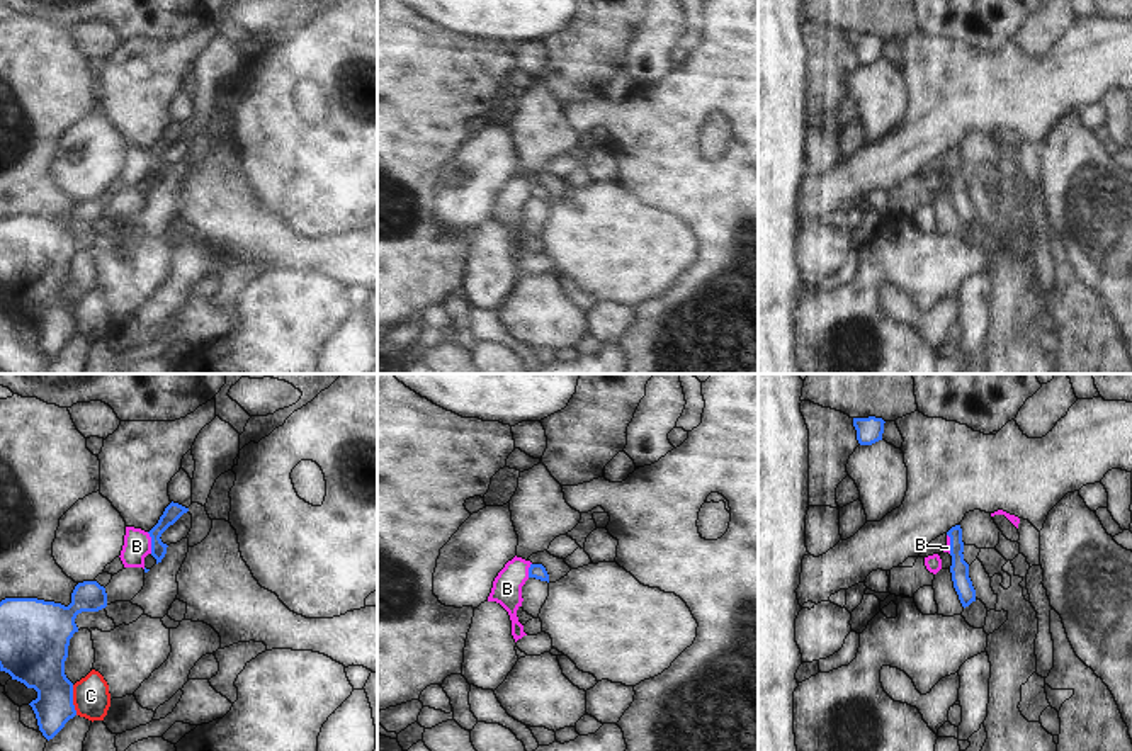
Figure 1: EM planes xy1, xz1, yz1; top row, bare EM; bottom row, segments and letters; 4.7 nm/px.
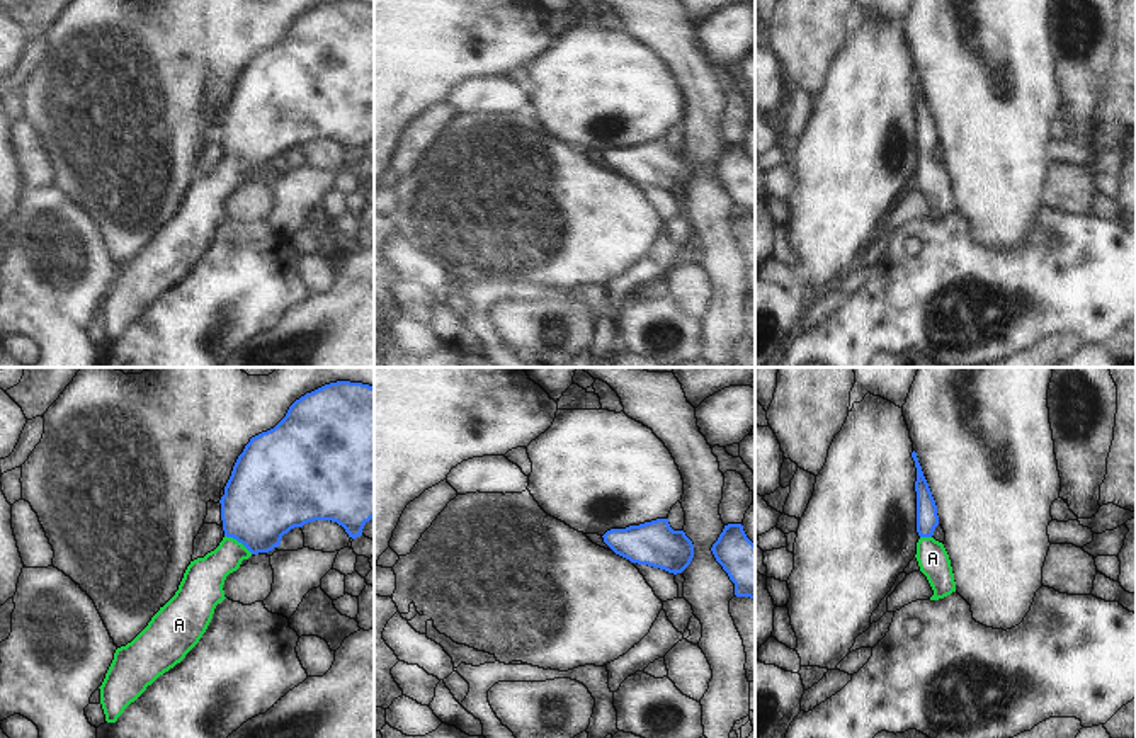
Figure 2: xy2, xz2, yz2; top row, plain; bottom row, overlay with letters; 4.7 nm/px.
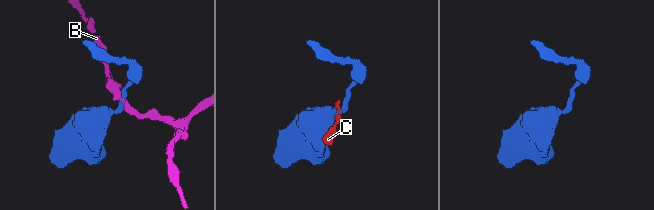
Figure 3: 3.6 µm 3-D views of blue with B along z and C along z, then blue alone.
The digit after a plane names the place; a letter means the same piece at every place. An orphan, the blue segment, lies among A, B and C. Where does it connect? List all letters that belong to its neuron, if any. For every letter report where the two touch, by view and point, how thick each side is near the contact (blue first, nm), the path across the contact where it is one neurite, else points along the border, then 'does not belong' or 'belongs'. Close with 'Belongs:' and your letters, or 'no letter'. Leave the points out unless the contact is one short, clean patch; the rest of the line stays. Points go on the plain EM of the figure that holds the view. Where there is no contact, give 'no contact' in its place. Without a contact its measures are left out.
A: xy2 (238, 160) | 380/190 nm | across xy2 (266, 116), (238, 160), (203, 199) | belongs
B: xy1 (152, 162) | 80/130 nm | along xy1 (147, 152), (152, 172) | does not belong
C: xy1 (72, 320) | 260/180 nm | does not belong
Belongs: A

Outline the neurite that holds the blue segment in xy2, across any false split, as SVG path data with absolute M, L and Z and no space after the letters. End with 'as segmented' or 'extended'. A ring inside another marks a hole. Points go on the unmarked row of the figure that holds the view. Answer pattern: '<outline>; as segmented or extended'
M337 0L296 19L274 48L245 65L219 122L224 150L219 165L190 180L175 214L131 262L116 269L99 306L107 342L116 342L148 304L199 262L216 224L226 218L226 196L243 179L279 167L284 153L315 139L337 141L352 158L362 155L364 145L374 136L374 7Z; extended

